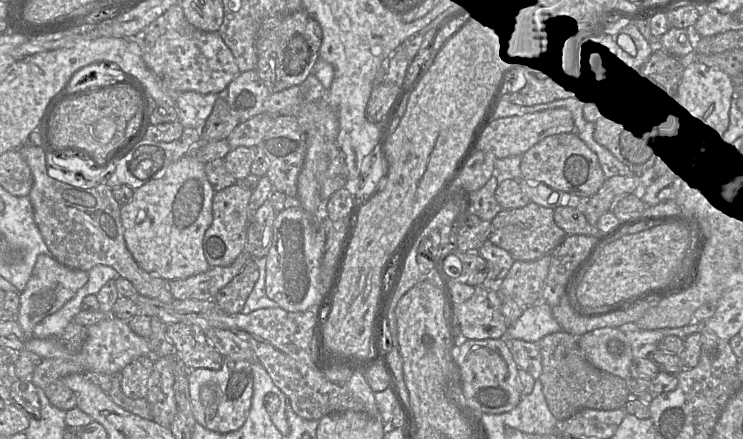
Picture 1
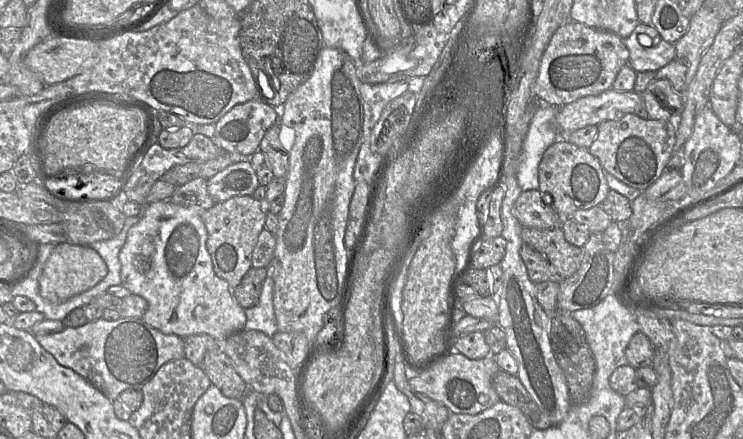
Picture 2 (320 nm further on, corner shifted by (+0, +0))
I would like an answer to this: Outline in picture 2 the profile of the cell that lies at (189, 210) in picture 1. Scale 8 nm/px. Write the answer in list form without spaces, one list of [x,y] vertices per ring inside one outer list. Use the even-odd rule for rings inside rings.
[[[160,200],[143,205],[140,220],[128,231],[126,242],[119,253],[121,285],[131,294],[146,299],[148,306],[142,319],[164,334],[186,337],[208,334],[219,343],[231,334],[245,328],[246,315],[235,300],[227,281],[219,278],[213,269],[212,259],[206,249],[207,229],[202,220],[206,210],[190,208]]]

